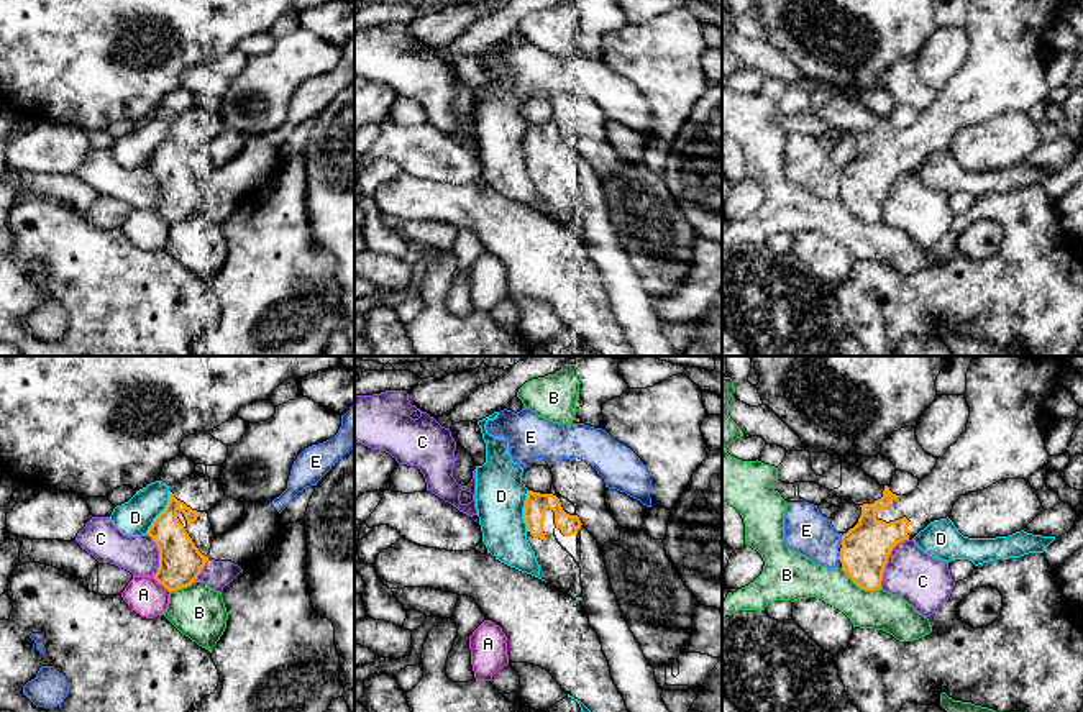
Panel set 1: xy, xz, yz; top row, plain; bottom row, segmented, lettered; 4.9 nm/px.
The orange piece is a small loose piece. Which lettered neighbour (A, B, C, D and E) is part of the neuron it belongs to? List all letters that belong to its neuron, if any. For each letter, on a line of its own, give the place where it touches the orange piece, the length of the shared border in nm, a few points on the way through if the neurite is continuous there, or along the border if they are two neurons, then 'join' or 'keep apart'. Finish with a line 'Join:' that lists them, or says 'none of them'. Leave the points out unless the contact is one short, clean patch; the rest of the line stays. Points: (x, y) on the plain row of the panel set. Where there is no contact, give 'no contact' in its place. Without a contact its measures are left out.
A: xy (161, 215) | 130 nm | along xy (151, 209), (169, 225) | keep apart
B: yz (860, 219) | 220 nm | keep apart
C: yz (886, 194) | 280 nm | keep apart
D: xy (161, 145) | 240 nm | along xy (169, 123), (166, 140), (146, 166) | keep apart
E: yz (842, 173) | 50 nm | along yz (842, 168), (839, 176) | keep apart
Join: none of them

